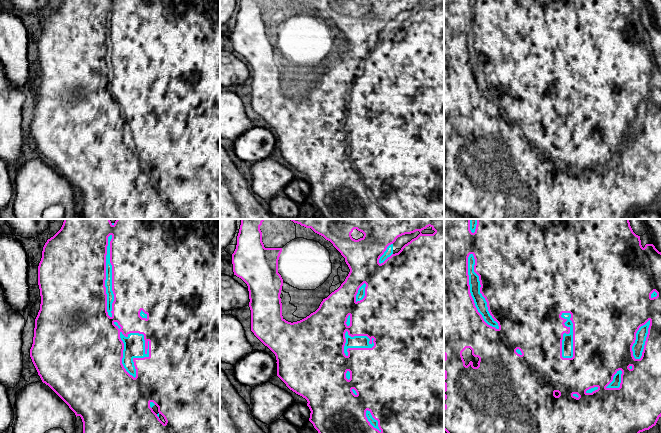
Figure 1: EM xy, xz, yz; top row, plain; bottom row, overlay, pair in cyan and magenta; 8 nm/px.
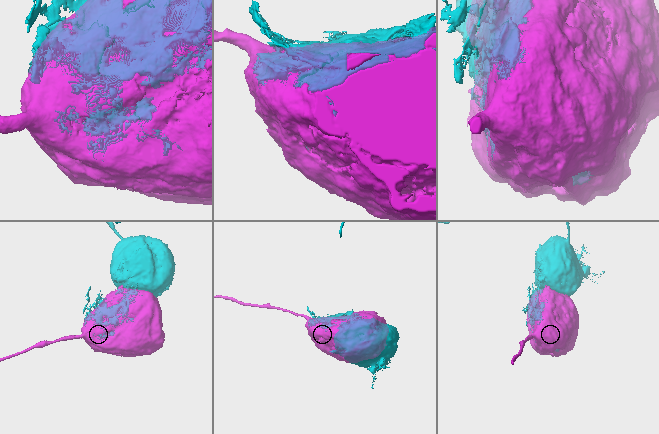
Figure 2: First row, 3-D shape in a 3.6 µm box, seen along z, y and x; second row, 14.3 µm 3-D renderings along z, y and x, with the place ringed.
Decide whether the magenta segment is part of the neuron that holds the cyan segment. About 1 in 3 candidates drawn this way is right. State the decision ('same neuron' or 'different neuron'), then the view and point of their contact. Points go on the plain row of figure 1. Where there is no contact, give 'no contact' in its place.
different neuron | xy (111, 52)

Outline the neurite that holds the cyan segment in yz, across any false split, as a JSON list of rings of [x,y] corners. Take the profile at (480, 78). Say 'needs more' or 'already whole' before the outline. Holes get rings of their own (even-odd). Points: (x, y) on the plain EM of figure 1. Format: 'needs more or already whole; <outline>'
already whole; [[[473,30],[468,33],[468,51],[469,51],[469,61],[470,69],[474,76],[475,82],[478,88],[482,91],[484,97],[496,105],[499,105],[498,99],[492,94],[488,87],[487,78],[485,74],[480,69],[480,57],[479,52],[474,48],[475,35]]]

